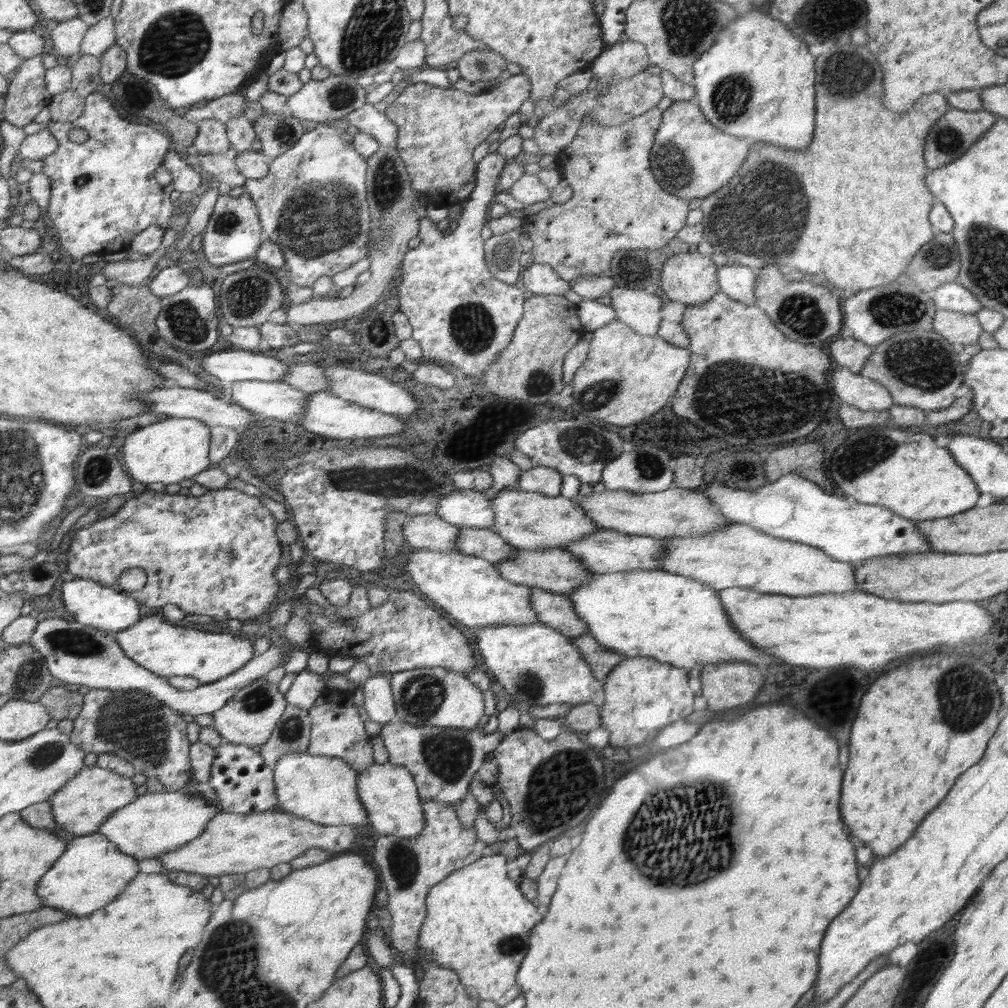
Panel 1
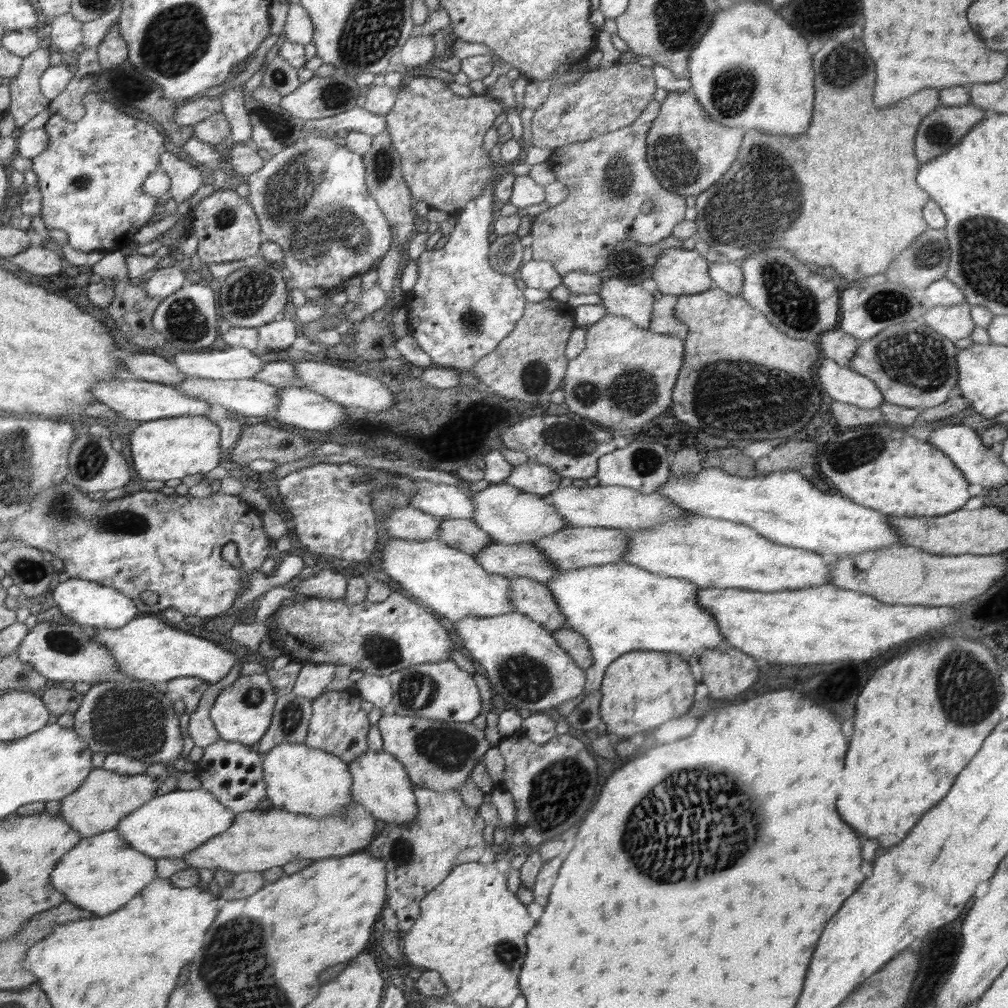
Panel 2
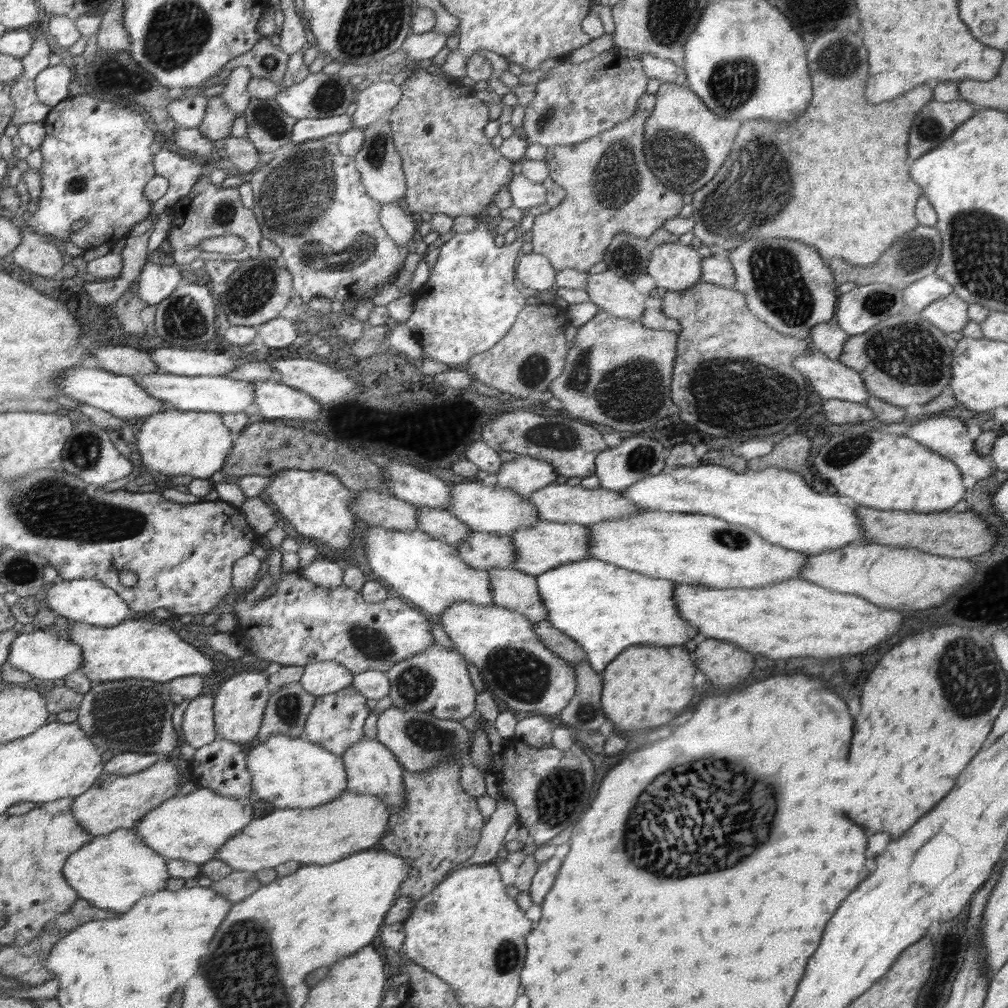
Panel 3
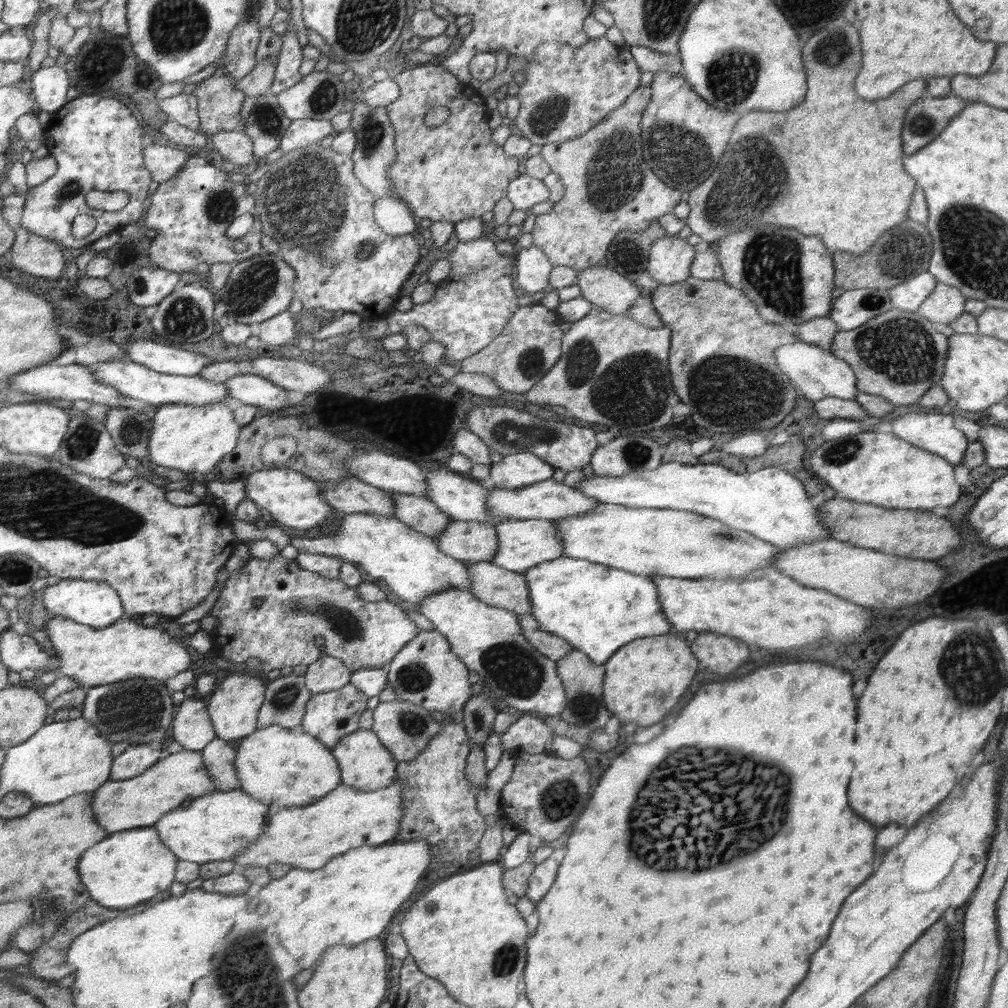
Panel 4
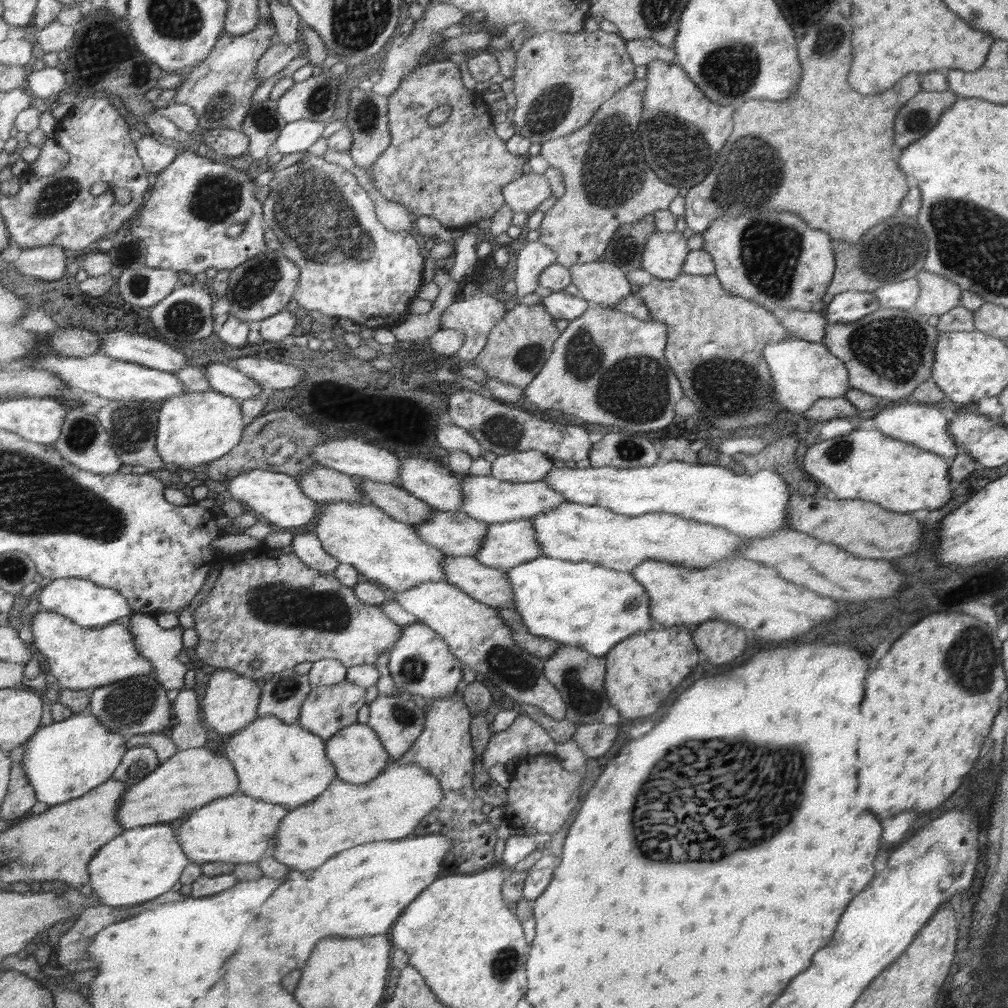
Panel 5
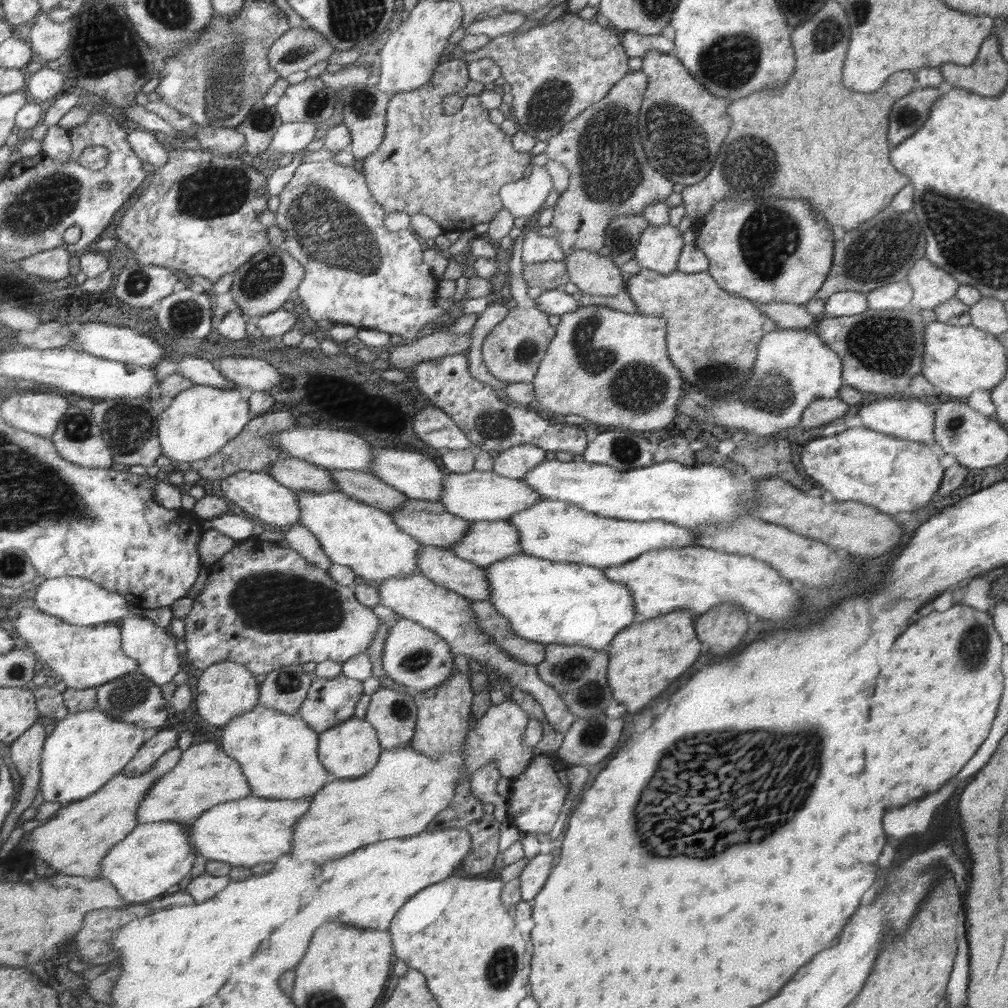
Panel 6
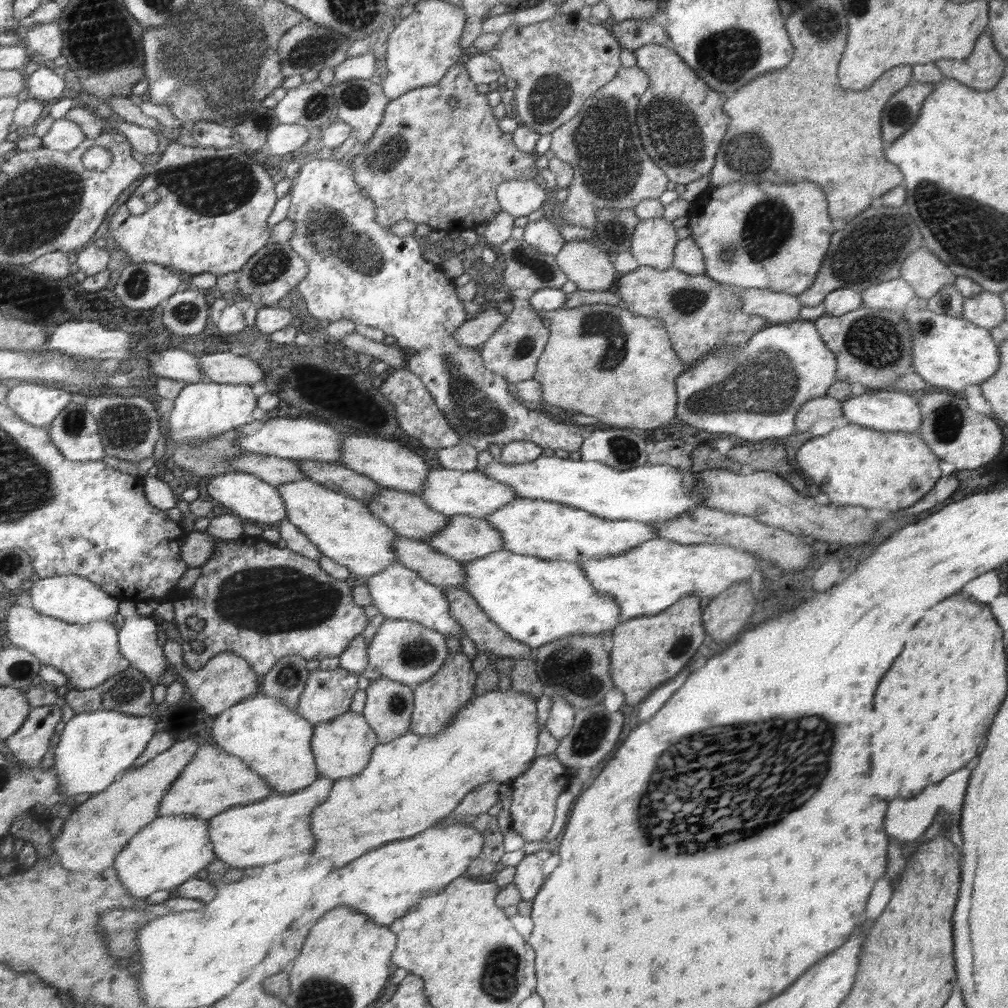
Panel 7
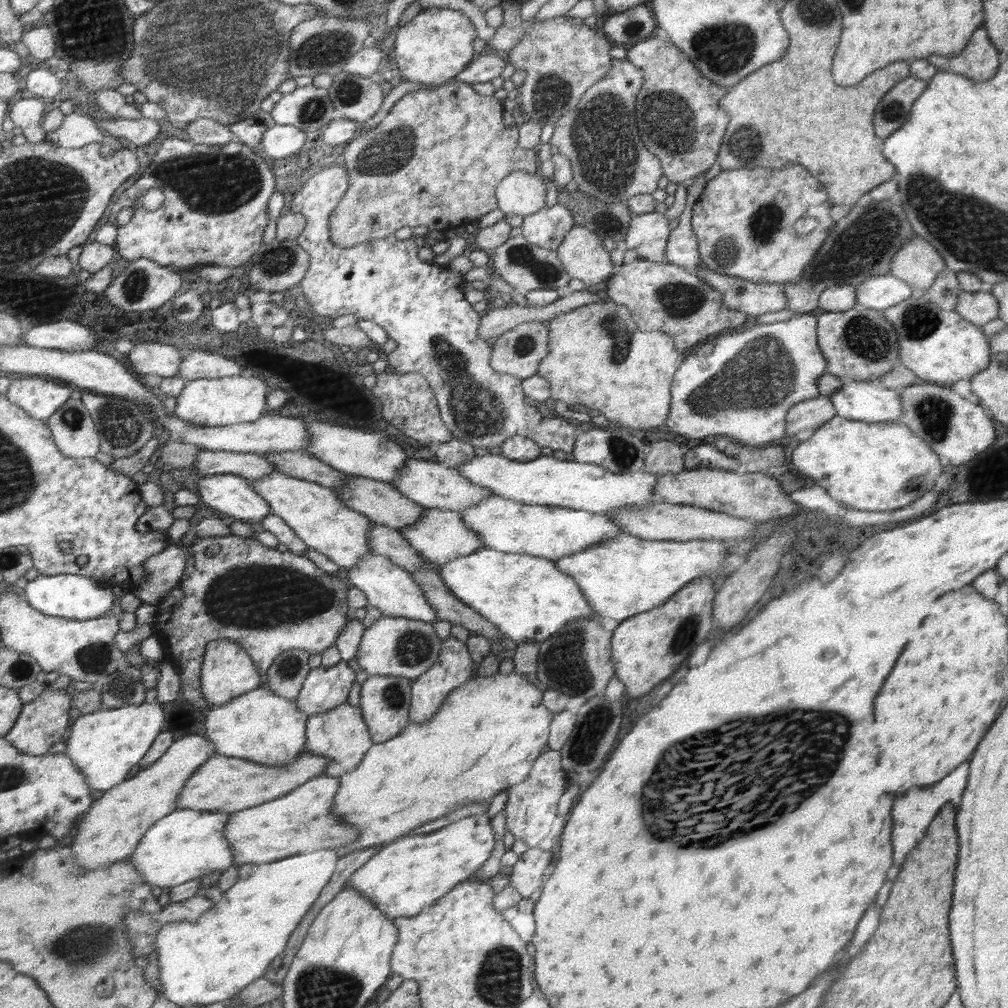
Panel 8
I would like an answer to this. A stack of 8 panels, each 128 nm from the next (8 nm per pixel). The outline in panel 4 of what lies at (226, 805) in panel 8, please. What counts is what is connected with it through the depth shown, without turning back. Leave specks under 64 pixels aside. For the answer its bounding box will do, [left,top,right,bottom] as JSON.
[93,749,218,834]

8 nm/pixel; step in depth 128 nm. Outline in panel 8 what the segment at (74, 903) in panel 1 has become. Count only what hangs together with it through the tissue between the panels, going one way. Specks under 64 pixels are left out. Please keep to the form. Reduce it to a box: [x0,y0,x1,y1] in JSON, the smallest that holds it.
[129,809,235,887]

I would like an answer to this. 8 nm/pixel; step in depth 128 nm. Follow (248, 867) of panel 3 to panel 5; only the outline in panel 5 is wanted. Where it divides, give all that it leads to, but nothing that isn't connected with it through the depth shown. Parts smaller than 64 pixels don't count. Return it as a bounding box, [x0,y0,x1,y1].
[267,759,443,871]

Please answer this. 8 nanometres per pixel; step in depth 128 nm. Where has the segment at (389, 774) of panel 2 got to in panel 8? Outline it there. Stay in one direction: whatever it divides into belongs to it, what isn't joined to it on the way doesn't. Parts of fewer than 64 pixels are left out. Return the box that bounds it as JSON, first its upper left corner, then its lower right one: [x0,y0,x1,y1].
[306,703,374,778]

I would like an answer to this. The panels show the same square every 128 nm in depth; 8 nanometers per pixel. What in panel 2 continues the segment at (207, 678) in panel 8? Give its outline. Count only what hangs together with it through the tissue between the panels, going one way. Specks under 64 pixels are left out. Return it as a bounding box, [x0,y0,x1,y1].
[211,673,277,745]

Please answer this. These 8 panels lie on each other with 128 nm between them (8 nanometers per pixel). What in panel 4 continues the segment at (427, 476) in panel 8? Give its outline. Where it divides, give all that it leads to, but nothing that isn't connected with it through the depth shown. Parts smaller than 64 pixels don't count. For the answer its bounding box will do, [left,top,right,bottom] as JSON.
[488,479,603,520]

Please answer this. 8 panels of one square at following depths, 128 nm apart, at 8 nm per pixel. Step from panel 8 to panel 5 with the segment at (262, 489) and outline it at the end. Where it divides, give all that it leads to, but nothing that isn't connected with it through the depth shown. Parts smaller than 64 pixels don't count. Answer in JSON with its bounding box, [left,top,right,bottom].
[316,503,446,593]

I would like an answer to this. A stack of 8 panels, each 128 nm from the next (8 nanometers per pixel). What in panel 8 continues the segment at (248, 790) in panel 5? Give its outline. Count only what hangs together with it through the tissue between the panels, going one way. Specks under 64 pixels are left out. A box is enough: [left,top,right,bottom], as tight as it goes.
[205,686,308,767]

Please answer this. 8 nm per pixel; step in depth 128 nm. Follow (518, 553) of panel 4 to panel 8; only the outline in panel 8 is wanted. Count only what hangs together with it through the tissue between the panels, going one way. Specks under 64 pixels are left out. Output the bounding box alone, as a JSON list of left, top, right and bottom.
[398,507,486,565]

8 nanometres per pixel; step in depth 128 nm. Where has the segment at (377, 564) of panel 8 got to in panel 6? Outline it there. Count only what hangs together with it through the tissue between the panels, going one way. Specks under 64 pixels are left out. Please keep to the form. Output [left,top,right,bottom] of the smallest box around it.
[379,573,576,733]

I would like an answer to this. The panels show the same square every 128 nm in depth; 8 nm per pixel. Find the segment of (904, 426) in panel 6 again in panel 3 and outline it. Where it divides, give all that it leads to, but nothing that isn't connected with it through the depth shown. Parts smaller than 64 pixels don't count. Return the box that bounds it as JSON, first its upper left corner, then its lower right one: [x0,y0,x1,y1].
[906,416,996,480]

